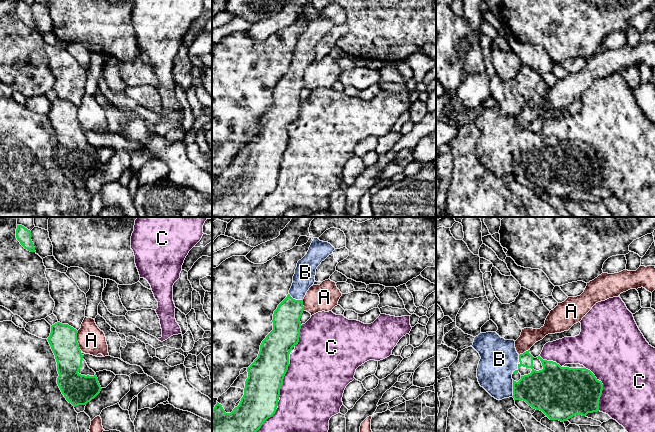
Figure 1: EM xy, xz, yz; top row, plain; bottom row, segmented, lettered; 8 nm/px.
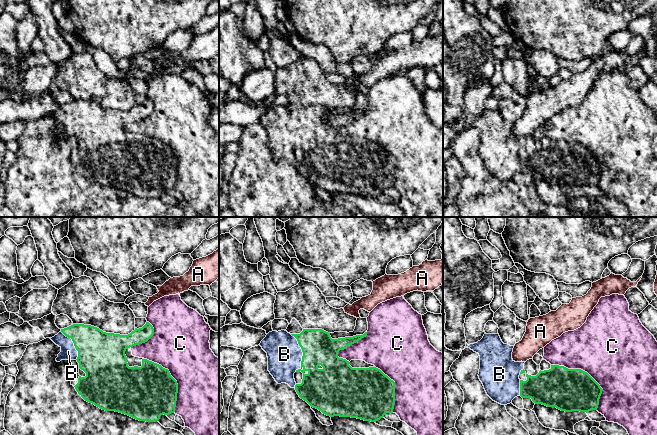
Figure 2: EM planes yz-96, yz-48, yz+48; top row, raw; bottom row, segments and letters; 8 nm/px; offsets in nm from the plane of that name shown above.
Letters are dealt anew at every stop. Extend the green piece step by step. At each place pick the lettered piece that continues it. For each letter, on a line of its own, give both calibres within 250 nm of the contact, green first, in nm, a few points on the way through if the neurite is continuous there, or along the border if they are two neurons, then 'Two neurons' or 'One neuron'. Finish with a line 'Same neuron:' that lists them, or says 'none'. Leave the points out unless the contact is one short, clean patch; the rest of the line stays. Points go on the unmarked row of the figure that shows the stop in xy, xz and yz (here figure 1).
A: Thickness 220 nm (green) against 220 nm. Two neurons
B: Thickness 320 nm (green) against 300 nm. One neuron
C: Thickness 380 nm (green) against 460 nm. Two neurons
Same neuron: B

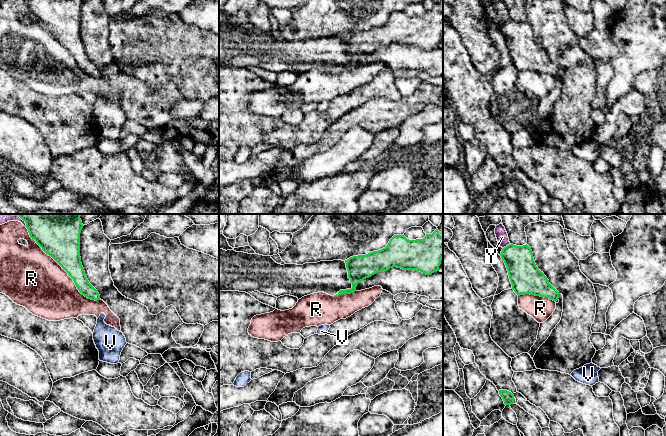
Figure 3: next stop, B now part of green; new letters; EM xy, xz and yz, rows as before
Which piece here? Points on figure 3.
R: Thickness 280 nm (green) against 460 nm. Two neurons
V: Thickness 220 nm (green) against 20 nm. Boundary: yz (557, 75), (555, 77). Two neurons
Y: Thickness 240 nm (green) against 100 nm. Two neurons
Same neuron: none

